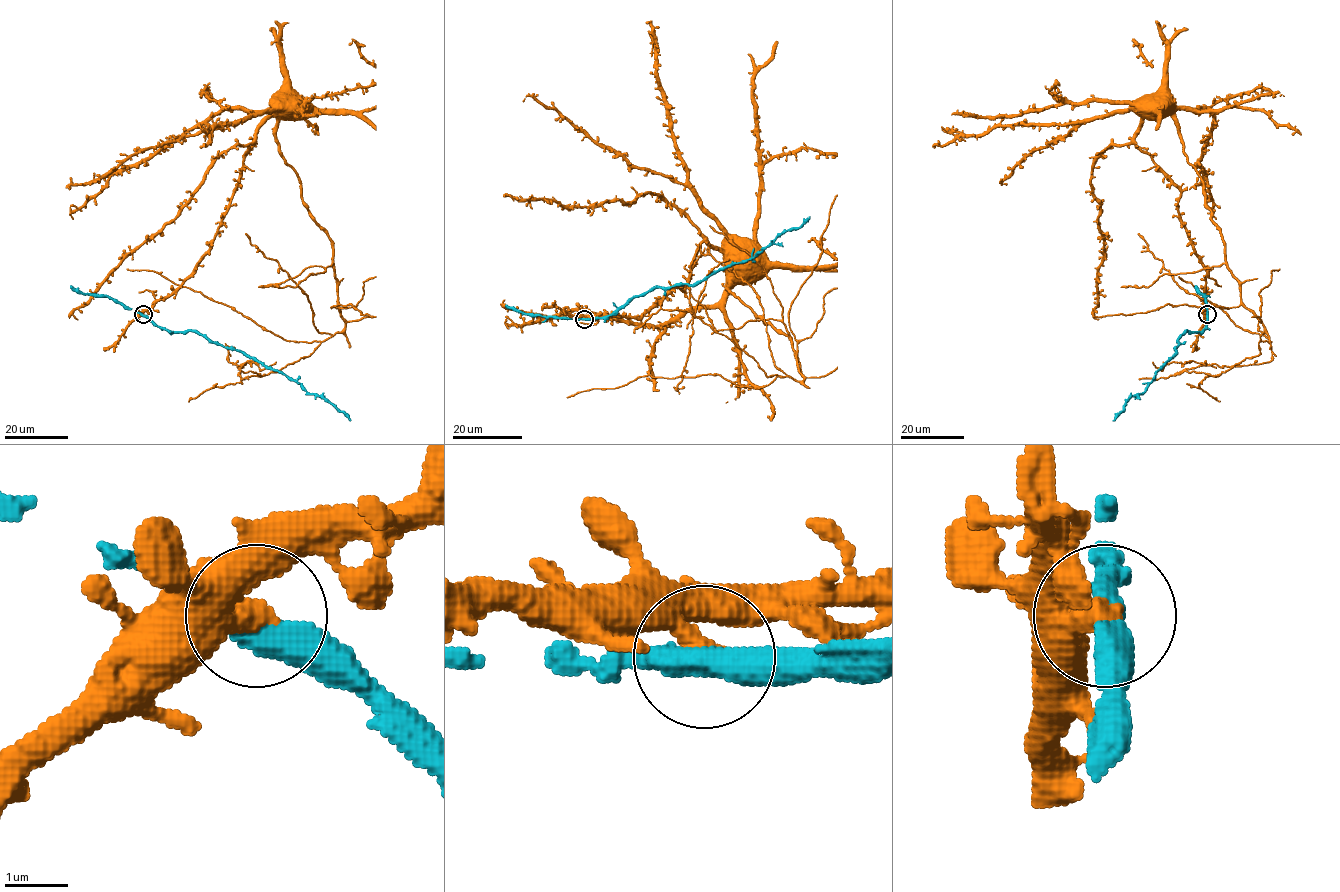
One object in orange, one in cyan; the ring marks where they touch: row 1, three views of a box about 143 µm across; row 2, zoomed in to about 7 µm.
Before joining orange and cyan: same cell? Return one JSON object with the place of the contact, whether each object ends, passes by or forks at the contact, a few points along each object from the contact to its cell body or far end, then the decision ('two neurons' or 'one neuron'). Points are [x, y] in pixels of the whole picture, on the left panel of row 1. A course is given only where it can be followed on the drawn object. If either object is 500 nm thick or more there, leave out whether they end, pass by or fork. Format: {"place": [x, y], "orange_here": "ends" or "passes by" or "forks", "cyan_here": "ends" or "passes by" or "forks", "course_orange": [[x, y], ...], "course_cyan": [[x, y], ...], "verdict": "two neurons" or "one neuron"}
{"place": [143, 314], "orange_here": "ends", "cyan_here": "passes by", "course_orange": [[143, 314], [167, 298], [209, 248], [254, 133], [284, 101]], "course_cyan": [[142, 314], [158, 326], [197, 331], [255, 357], [297, 381], [309, 393], [330, 401], [351, 420]], "verdict": "two neurons"}

